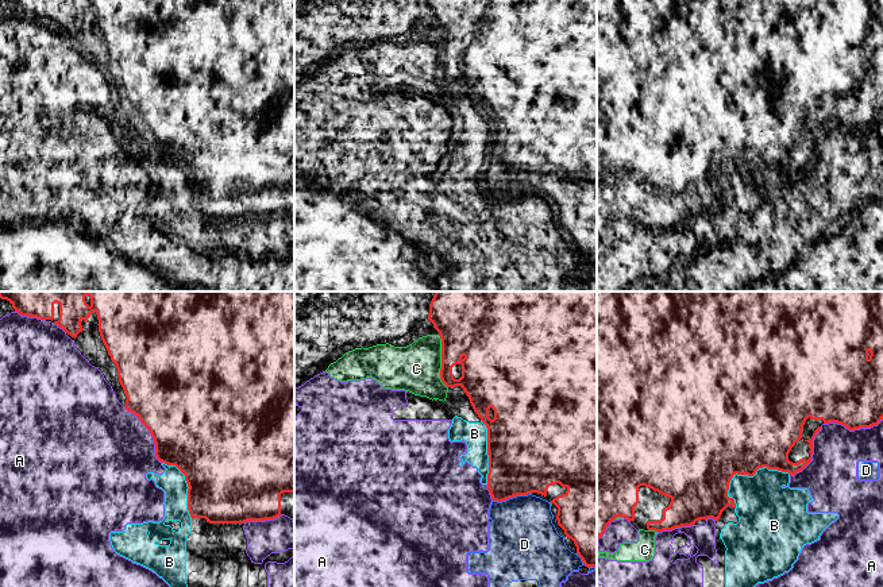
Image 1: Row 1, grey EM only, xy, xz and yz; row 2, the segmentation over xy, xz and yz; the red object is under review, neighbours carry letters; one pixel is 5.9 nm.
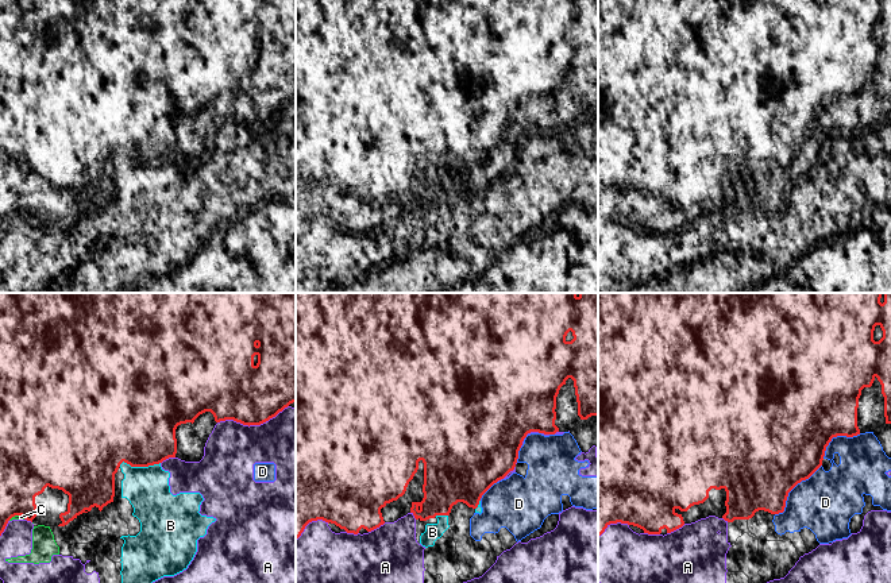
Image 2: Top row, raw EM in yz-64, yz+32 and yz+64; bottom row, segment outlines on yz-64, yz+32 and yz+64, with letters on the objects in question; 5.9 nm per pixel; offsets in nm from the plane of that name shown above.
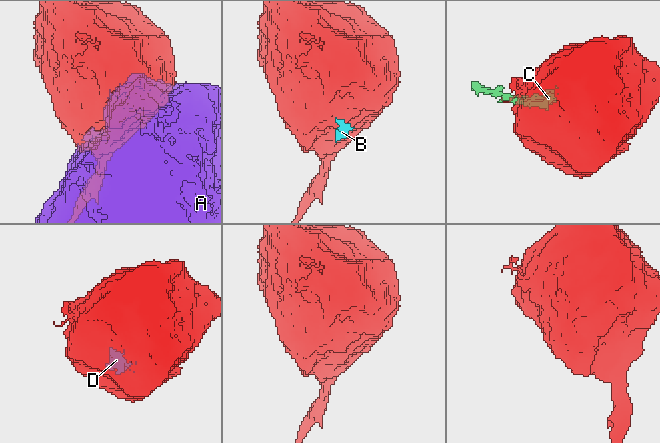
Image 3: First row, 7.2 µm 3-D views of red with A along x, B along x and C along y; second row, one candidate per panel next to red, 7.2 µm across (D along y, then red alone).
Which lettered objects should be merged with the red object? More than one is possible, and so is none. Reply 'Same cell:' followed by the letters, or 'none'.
Same cell: none

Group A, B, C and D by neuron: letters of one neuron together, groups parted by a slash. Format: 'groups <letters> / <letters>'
groups A B C D

